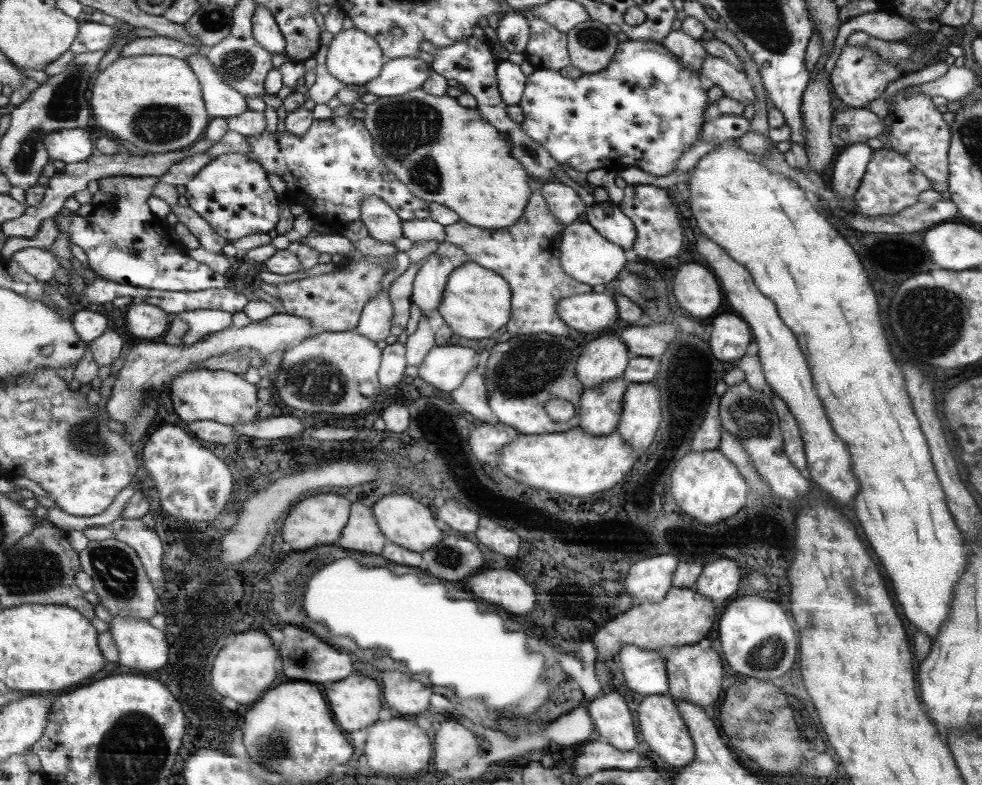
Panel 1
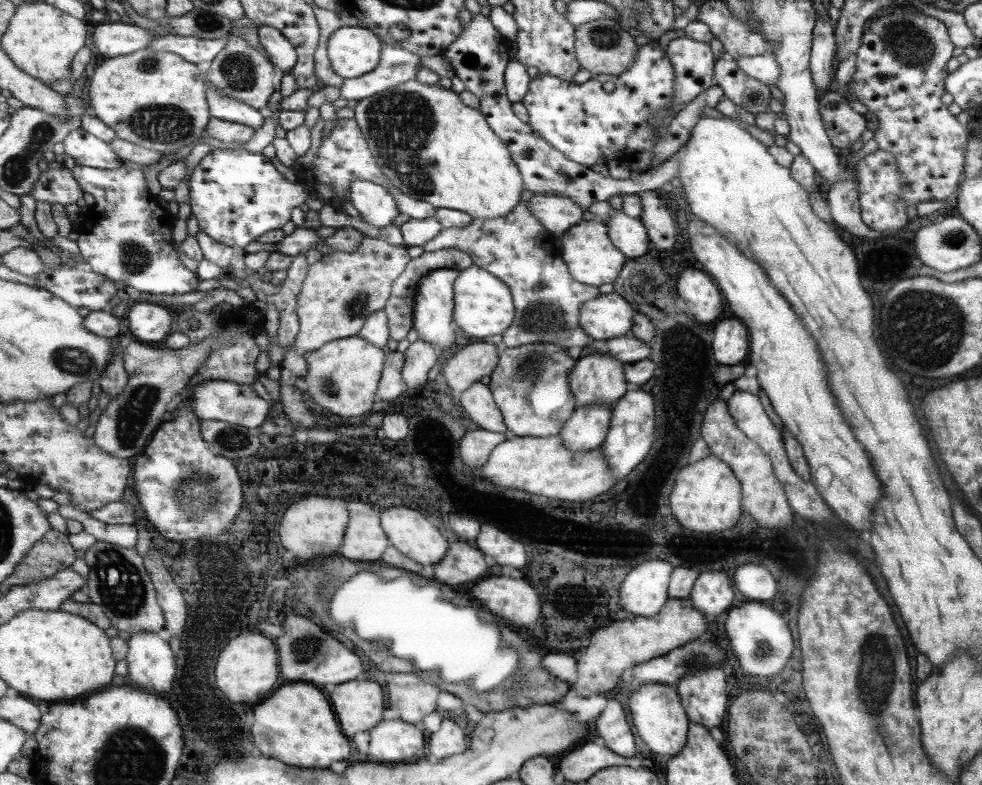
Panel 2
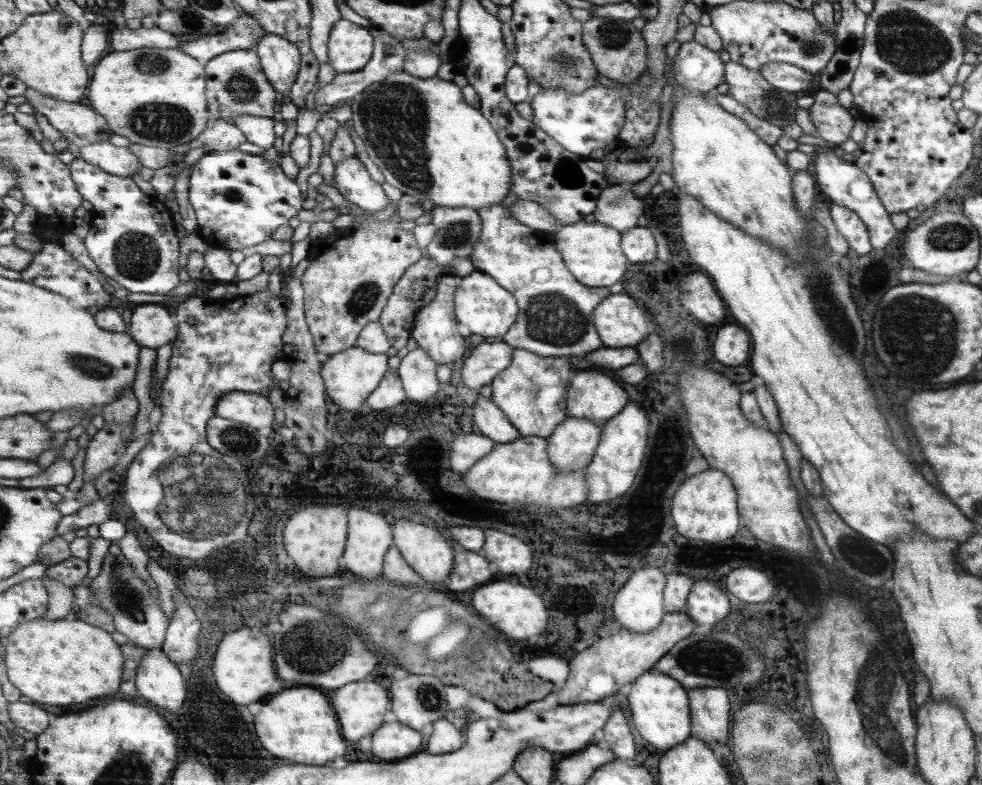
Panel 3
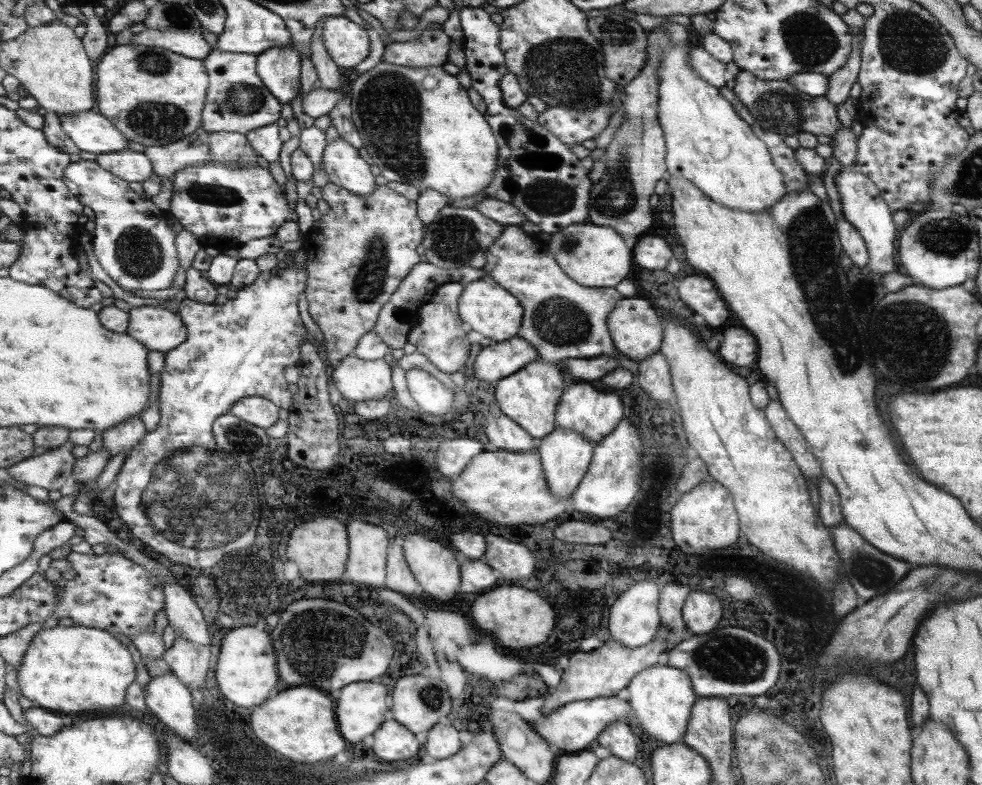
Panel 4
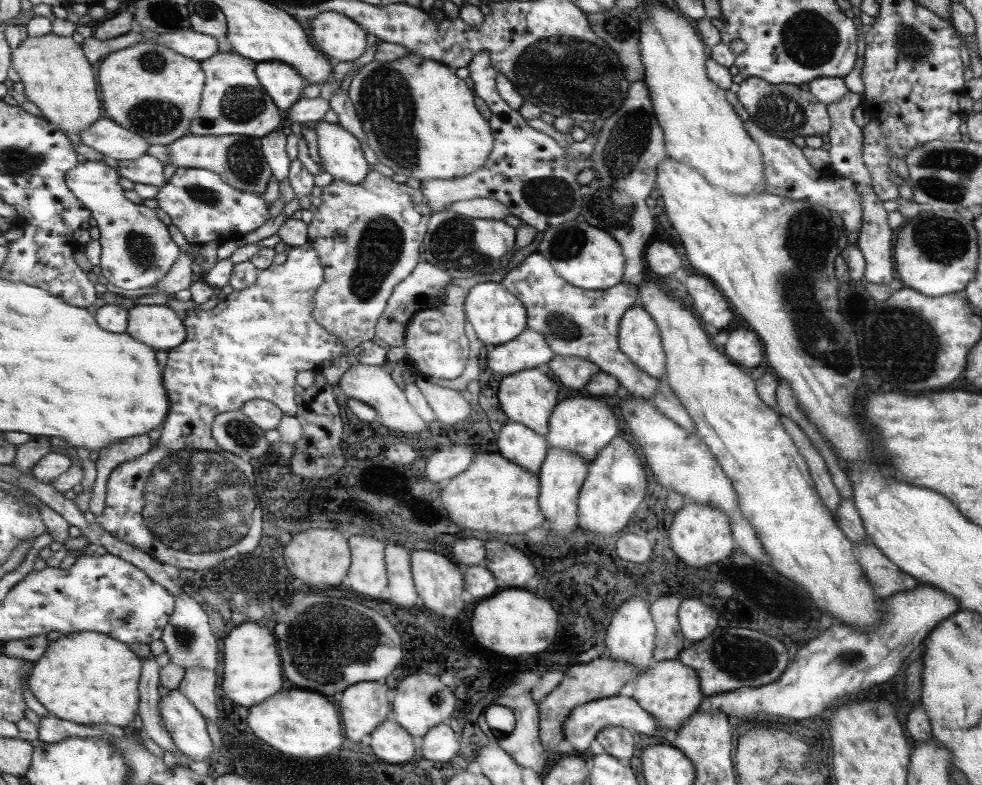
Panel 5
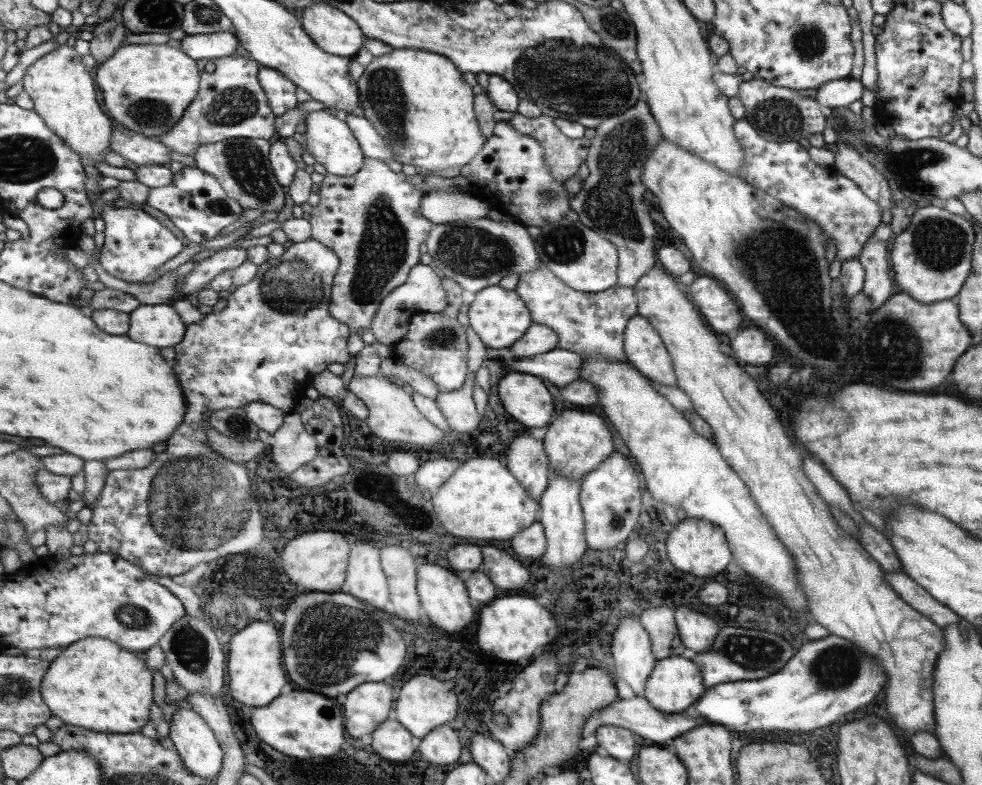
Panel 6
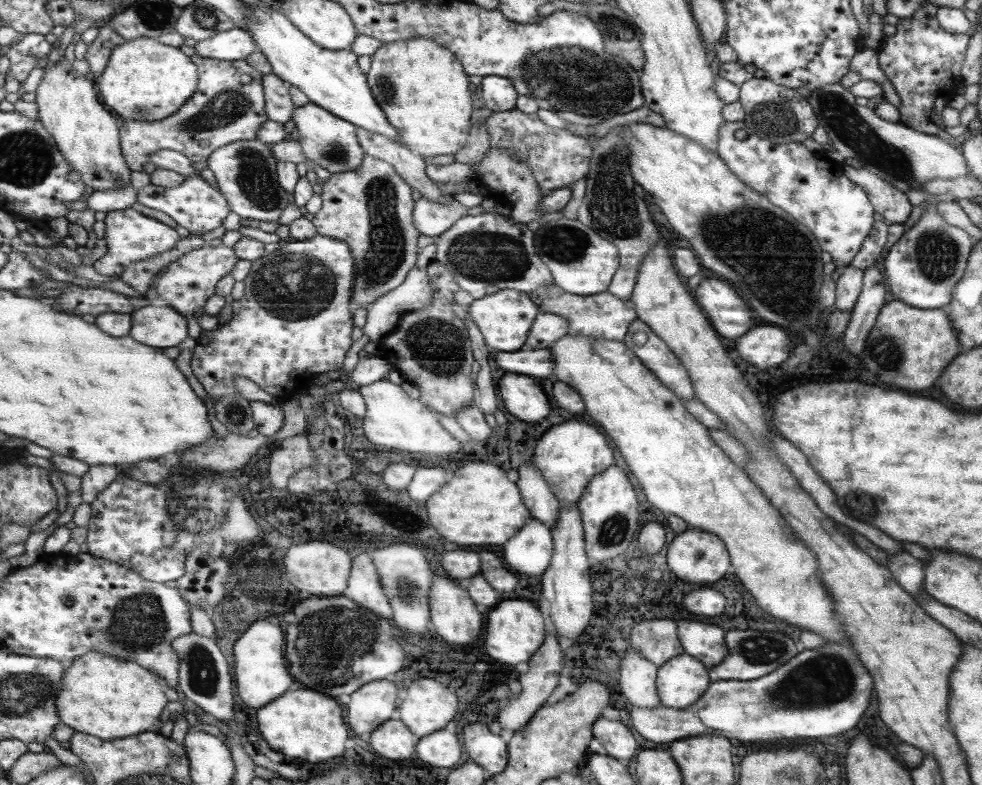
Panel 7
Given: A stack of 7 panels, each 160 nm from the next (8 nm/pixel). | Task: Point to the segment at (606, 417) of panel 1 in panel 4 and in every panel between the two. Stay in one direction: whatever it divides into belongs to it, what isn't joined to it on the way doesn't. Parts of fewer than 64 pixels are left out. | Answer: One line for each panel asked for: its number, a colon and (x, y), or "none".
2: (586, 429)
3: (571, 446)
4: (565, 455)

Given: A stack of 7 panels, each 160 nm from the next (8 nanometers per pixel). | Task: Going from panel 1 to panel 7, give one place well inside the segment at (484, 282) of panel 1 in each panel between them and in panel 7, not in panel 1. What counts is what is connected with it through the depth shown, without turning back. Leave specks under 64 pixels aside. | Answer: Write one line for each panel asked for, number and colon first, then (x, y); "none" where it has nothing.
2: (483, 306)
3: (485, 308)
4: (487, 308)
5: (497, 316)
6: (499, 318)
7: (504, 318)

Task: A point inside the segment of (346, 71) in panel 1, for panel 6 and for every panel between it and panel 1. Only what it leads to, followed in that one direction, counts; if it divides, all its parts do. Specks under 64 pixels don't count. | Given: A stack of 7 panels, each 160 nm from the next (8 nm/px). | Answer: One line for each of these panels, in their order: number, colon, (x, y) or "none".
2: (354, 51)
3: (351, 48)
4: (349, 44)
5: (342, 39)
6: (331, 29)

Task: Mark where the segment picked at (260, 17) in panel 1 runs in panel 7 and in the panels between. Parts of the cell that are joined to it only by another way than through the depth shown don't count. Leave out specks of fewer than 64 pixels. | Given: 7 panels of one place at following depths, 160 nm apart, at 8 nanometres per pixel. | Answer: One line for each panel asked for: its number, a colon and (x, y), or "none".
2: (280, 50)
3: (281, 60)
4: (280, 69)
5: (285, 85)
6: (282, 93)
7: (280, 107)

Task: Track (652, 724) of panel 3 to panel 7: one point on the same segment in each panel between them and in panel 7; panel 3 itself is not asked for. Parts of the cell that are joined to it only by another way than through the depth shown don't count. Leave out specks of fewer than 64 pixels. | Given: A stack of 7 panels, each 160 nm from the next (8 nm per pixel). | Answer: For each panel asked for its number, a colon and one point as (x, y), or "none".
4: (660, 697)
5: (668, 690)
6: (675, 682)
7: (681, 679)

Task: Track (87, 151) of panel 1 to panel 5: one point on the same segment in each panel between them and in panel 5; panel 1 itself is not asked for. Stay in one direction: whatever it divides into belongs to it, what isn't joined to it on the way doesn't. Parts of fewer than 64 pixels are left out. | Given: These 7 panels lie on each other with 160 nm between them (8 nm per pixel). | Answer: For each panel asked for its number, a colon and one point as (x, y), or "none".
2: (81, 148)
3: (118, 161)
4: (133, 166)
5: (148, 170)

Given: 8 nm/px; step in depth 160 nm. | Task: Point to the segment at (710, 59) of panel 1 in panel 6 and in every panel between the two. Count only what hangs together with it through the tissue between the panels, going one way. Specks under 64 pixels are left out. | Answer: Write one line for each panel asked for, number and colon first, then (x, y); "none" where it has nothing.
2: (752, 95)
3: (746, 86)
4: (775, 105)
5: (782, 110)
6: (779, 114)

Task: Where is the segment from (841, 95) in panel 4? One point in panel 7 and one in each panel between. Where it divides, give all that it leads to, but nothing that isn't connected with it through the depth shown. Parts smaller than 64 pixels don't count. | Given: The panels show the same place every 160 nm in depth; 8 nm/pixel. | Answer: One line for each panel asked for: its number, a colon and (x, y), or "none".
5: (845, 145)
6: (847, 160)
7: (888, 201)

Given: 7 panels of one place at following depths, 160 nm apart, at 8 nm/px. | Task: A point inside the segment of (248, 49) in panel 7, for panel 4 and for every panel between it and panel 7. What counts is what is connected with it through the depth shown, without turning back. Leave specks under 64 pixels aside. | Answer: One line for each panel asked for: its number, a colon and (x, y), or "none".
4: (191, 44)
5: (200, 47)
6: (221, 44)

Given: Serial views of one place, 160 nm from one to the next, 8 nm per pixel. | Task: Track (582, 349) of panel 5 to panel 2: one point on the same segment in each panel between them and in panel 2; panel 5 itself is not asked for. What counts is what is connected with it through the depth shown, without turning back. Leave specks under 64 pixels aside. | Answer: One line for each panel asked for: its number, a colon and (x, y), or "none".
2: (516, 248)
3: (554, 318)
4: (560, 319)

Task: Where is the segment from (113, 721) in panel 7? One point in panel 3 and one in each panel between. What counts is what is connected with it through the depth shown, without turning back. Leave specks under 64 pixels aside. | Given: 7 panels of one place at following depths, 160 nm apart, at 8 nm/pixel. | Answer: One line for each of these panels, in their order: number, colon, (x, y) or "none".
3: (58, 662)
4: (75, 668)
5: (89, 677)
6: (95, 683)

